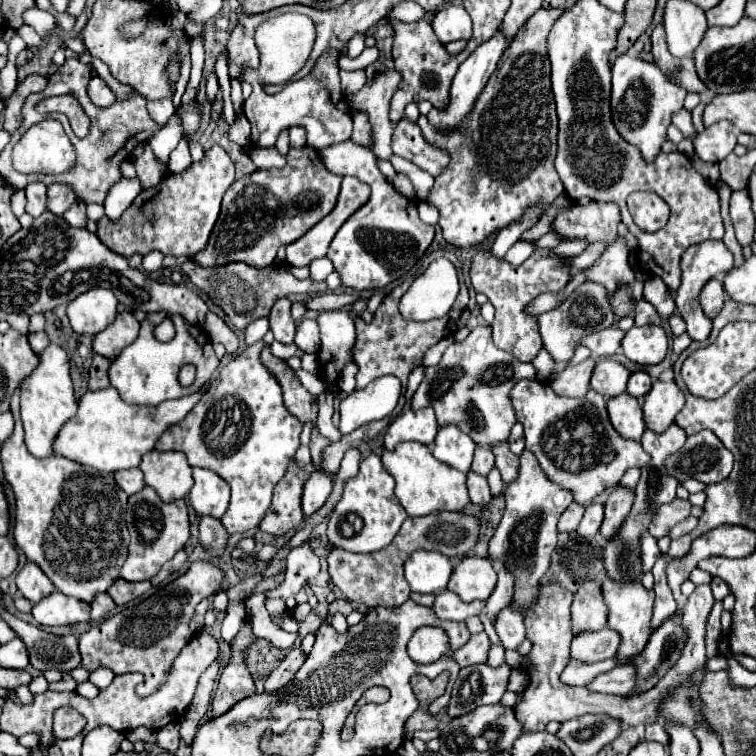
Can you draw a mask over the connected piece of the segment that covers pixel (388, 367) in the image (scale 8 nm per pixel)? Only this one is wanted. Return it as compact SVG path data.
M412 273L406 275L380 303L378 311L374 313L372 323L364 323L362 319L354 319L356 323L356 347L354 347L354 361L358 365L358 375L356 375L356 389L364 389L368 383L372 383L374 379L382 377L382 375L396 375L402 383L402 401L400 407L404 407L406 399L406 383L408 383L408 375L414 367L422 365L424 353L436 345L440 339L448 337L450 333L454 333L454 323L456 319L452 317L452 313L444 315L442 319L434 319L432 323L416 323L416 321L406 321L402 319L400 311L398 311L398 303L400 297L406 293L410 281L412 281Z

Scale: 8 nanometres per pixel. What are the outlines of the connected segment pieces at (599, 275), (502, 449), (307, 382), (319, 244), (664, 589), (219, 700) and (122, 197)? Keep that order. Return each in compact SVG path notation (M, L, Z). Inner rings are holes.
M616 237L616 241L610 245L610 249L604 251L604 255L590 267L588 279L602 283L606 289L616 289L616 285L626 283L632 285L634 271L628 265L628 245L624 237Z
M508 443L496 445L496 447L492 447L492 451L496 455L496 467L498 467L500 475L502 475L502 481L504 481L504 485L508 485L510 481L514 481L518 477L518 465L520 465L520 461L508 449Z
M302 368L295 371L296 376L300 379L301 383L304 383L304 387L314 395L314 397L318 397L320 393L324 393L324 383L322 383L322 379L318 377L318 375L314 375L314 373L307 372Z
M344 177L342 191L332 213L326 215L316 227L312 227L312 231L300 237L300 241L294 241L292 245L286 247L286 263L292 267L306 267L312 259L324 257L336 231L364 203L366 199L352 199L352 191L348 191L348 177Z
M662 555L654 569L652 569L652 575L656 579L654 583L654 591L656 591L656 601L654 601L654 613L652 613L652 621L650 621L650 629L656 631L666 619L670 619L672 615L678 613L678 603L676 599L672 597L672 591L666 583L666 563L668 563L668 557Z
M244 623L242 631L232 641L232 645L234 645L232 661L224 667L224 671L222 671L220 679L218 679L218 687L214 691L214 697L212 697L212 713L214 715L226 713L234 703L246 699L248 695L252 695L256 691L254 681L250 677L250 671L242 663L244 647L250 645L254 639L256 637L252 635L250 625Z
M138 177L116 181L106 193L104 212L110 219L118 219L122 215L122 211L136 199L136 195L142 190Z

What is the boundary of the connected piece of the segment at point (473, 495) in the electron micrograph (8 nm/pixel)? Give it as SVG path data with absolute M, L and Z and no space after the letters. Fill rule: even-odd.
M468 471L468 493L470 493L470 501L474 505L486 505L488 499L492 499L486 477L482 477L474 471Z

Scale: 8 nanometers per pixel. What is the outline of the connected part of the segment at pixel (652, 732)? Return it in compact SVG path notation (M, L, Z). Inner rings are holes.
M652 723L646 727L646 739L662 743L664 749L668 749L668 745L670 745L670 735L666 733L666 729L660 723Z

